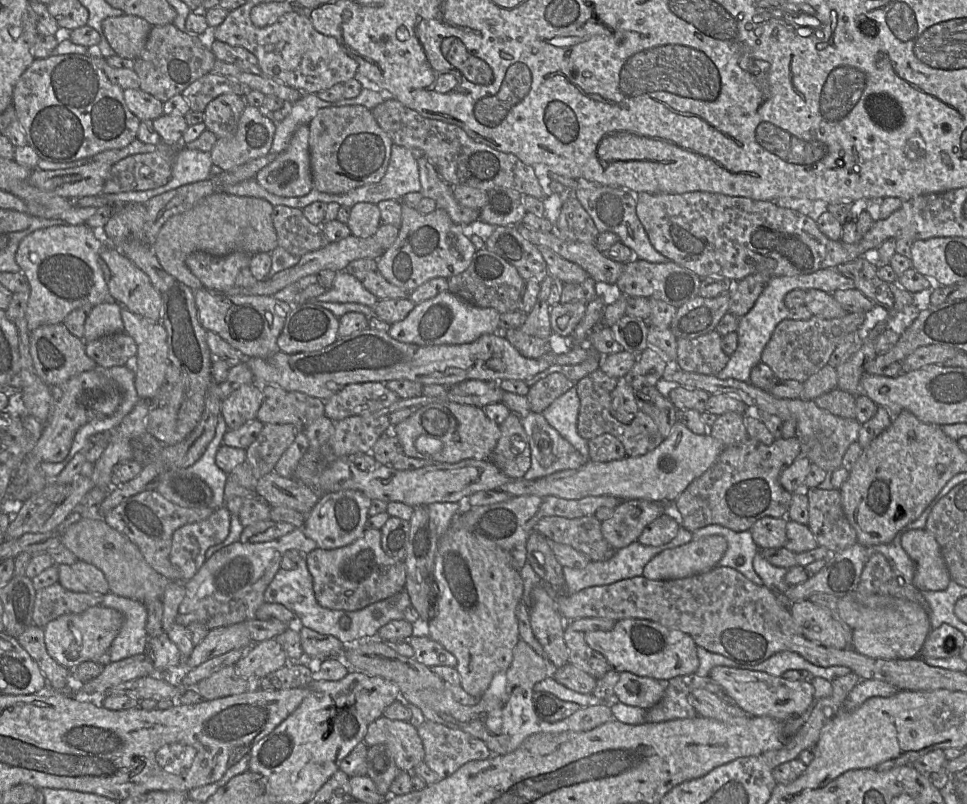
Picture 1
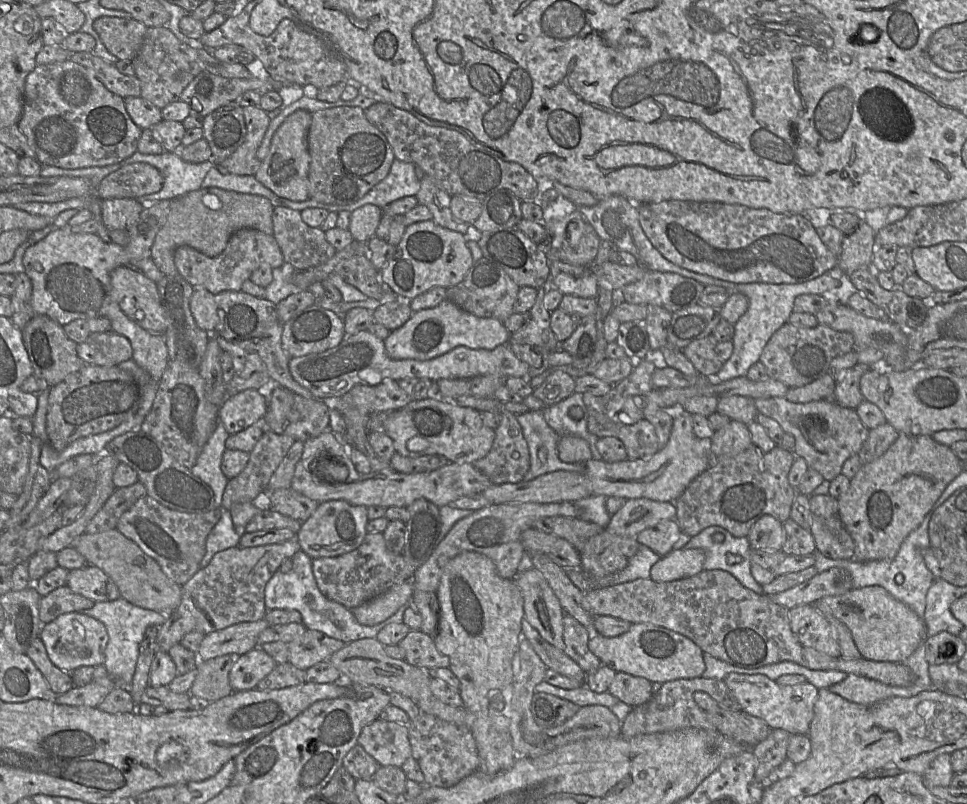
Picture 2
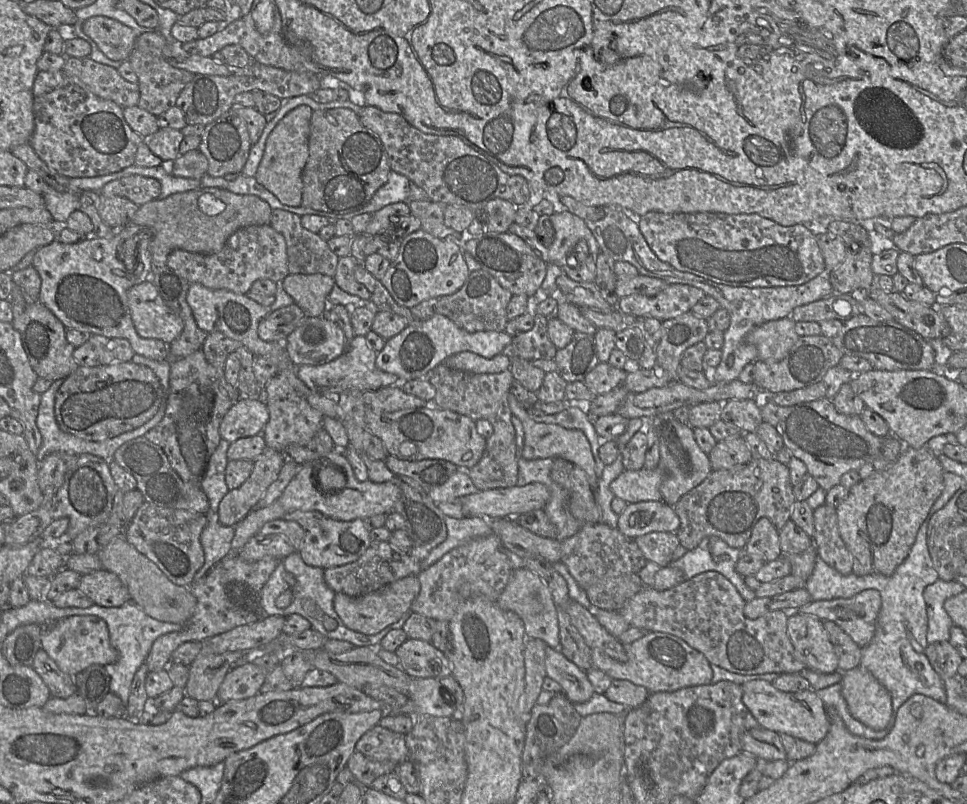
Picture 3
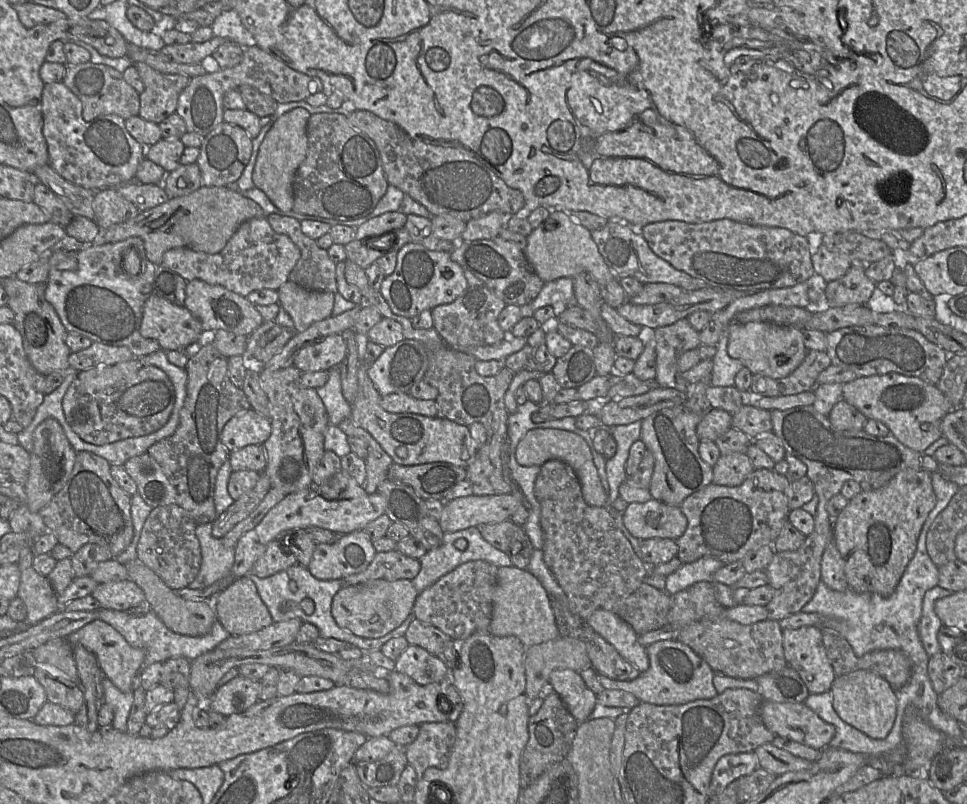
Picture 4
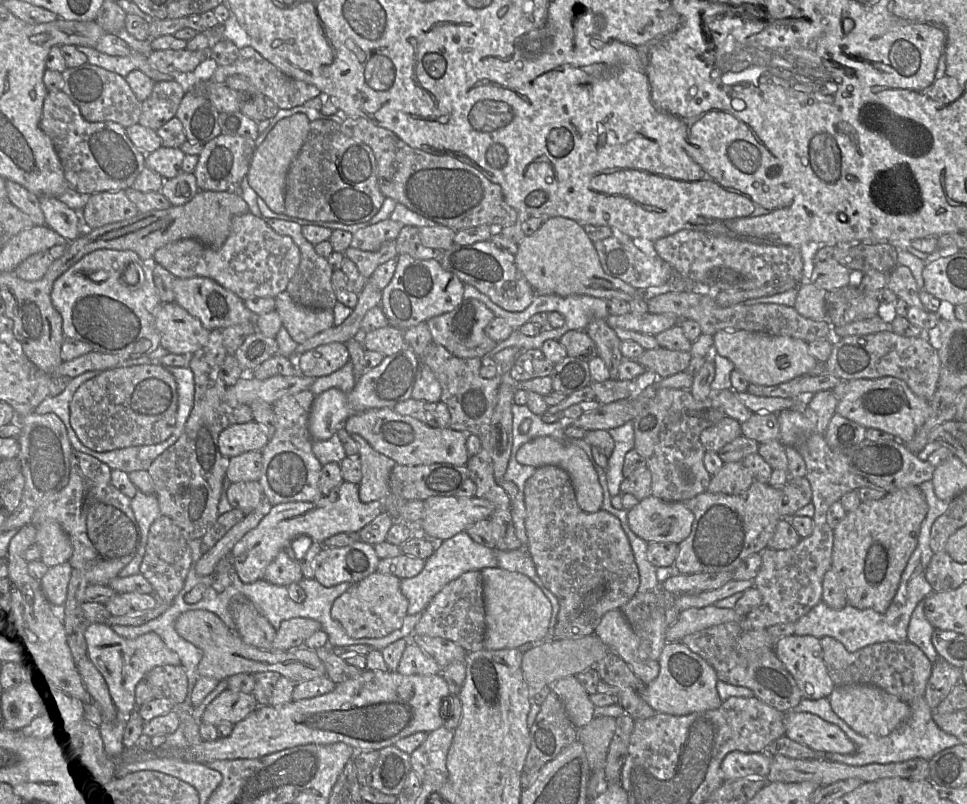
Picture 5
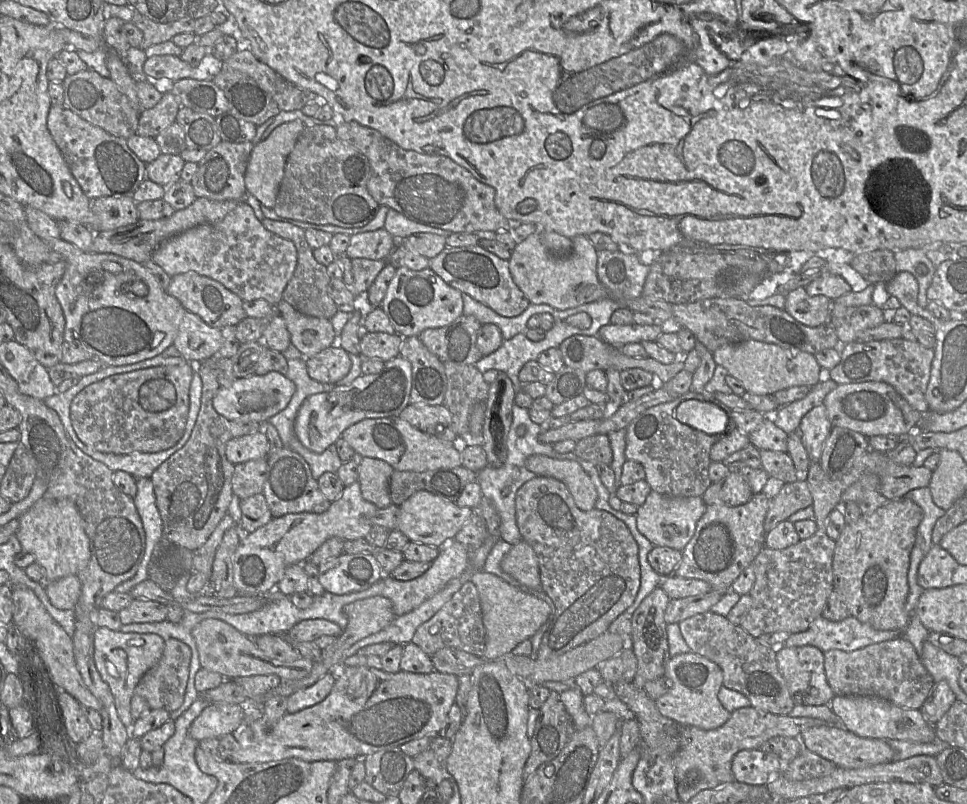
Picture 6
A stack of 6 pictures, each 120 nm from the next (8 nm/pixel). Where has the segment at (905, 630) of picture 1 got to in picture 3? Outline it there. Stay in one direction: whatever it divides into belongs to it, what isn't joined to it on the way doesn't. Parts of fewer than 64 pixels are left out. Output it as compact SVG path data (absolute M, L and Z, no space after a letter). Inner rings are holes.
M866 589L850 598L814 600L792 612L835 622L862 648L874 636L881 605L880 592Z

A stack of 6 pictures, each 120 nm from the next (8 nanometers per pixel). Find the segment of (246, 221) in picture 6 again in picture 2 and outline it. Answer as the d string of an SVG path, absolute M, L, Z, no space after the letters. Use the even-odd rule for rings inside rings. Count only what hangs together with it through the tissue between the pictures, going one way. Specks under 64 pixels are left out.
M239 229L229 238L223 252L216 257L208 257L189 246L180 246L174 251L174 263L178 274L194 288L204 288L212 294L224 291L241 291L242 284L262 265L271 268L284 263L279 245L273 235L256 229Z

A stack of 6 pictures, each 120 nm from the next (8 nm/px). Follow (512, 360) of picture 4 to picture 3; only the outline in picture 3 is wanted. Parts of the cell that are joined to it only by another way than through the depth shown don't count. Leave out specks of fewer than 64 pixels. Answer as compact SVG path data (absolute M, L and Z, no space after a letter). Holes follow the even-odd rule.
M534 311L533 328L514 336L502 353L509 358L518 357L531 362L554 359L558 349L548 336L548 319L549 317Z

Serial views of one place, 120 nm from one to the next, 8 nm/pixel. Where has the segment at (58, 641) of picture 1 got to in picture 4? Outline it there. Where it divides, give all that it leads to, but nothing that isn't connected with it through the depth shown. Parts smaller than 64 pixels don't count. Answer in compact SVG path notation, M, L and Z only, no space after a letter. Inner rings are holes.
M94 620L81 629L71 633L67 640L72 646L82 645L97 659L98 664L106 677L122 692L130 692L135 688L135 682L143 668L145 652L142 649L132 647L124 637L109 624Z

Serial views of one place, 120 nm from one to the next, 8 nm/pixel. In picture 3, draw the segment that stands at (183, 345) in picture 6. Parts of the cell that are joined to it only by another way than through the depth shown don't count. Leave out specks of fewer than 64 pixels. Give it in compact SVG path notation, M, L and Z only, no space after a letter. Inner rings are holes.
M150 280L131 287L127 293L131 318L143 338L171 344L183 330L181 318L163 302Z

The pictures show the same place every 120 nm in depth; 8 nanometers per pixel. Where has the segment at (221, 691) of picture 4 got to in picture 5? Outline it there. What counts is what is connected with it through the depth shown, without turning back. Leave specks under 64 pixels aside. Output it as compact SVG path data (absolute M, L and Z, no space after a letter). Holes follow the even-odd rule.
M224 690L204 710L200 722L215 727L221 724L236 724L245 719L258 704L252 693Z

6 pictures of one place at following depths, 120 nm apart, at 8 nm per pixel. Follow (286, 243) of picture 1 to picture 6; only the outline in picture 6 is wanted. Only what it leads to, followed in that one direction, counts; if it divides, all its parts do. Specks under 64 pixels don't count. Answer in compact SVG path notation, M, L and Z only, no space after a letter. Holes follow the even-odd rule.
M264 218L261 223L268 231L292 241L297 250L297 265L283 291L282 299L303 315L331 320L338 309L333 299L328 294L327 287L330 282L330 277L327 272L327 267L315 259L313 255L314 249L309 246L306 240L305 230L296 225L267 218Z

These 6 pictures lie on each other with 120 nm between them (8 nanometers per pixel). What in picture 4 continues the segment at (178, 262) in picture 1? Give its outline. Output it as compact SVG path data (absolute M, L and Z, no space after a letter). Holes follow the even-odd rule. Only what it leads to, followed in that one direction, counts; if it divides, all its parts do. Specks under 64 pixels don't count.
M201 186L188 195L170 198L158 206L141 211L134 218L100 229L100 235L93 243L113 243L139 237L147 258L155 265L163 265L163 254L172 248L187 247L197 252L216 254L225 247L242 223L262 217L266 217L262 208L241 195L235 186Z

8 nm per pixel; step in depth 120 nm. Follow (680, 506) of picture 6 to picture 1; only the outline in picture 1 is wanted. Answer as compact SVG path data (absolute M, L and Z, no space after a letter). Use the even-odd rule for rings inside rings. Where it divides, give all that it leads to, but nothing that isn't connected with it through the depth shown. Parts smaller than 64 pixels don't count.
M646 500L621 501L610 518L601 522L601 532L607 542L619 550L638 540L643 529L667 510L671 503Z

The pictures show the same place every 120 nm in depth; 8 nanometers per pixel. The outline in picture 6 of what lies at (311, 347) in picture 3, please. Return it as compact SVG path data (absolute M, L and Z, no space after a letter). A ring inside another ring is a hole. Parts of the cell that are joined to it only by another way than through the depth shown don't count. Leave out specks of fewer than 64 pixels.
M336 336L332 346L305 361L309 376L313 380L328 385L335 385L351 369L348 353L339 345L339 341L336 341Z

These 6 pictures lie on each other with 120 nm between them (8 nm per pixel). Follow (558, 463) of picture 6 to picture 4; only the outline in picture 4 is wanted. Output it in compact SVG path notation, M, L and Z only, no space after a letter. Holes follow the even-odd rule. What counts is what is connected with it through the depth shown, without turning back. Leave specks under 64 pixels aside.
M534 428L520 440L516 449L516 460L521 466L542 466L549 460L561 460L576 473L584 501L595 507L604 507L606 494L602 487L591 450L586 441L576 433L555 428Z

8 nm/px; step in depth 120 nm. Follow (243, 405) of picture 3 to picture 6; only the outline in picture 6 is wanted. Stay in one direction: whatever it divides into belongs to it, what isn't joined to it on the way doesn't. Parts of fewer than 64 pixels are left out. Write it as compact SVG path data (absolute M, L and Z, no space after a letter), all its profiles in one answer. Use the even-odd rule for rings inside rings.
M262 430L231 439L226 444L226 457L234 465L249 460L267 458L267 456L268 440Z

